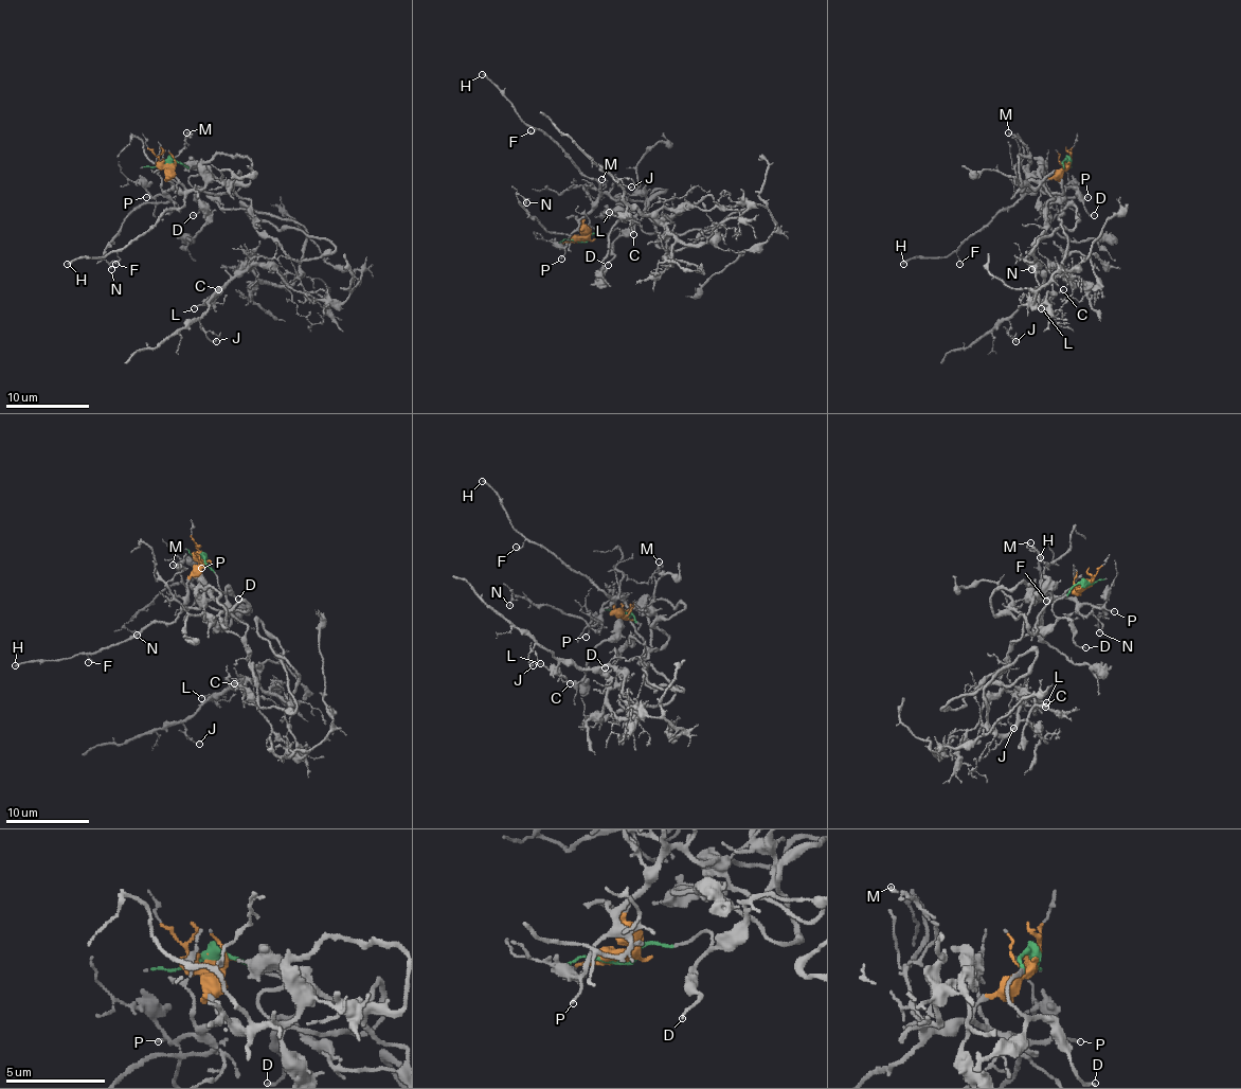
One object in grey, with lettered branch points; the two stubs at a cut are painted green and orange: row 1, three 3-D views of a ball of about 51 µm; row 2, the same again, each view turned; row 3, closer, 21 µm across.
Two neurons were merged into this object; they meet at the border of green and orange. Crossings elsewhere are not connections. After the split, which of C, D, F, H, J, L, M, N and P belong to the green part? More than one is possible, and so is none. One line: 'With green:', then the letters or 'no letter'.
With green: C, D, J, L

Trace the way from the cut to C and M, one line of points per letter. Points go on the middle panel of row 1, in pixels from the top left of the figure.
C: (581, 240), (619, 236), (641, 213), (682, 213), (706, 193), (693, 186), (650, 213), (630, 207), (634, 234)
M: (581, 240), (583, 217), (598, 193), (588, 186), (588, 193), (598, 199), (607, 182), (600, 180)

